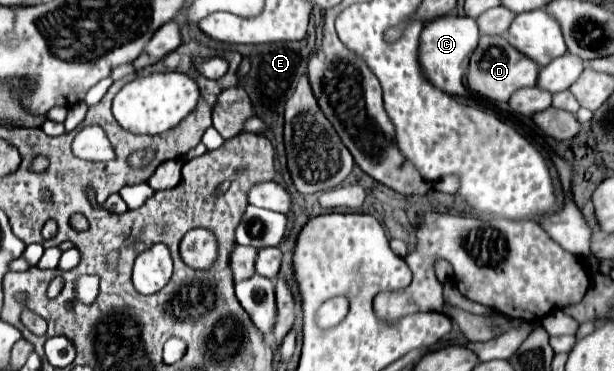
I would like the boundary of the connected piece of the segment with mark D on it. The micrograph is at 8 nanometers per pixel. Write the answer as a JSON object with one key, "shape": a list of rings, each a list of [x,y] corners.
{"shape":[[[483,35],[469,61],[467,85],[471,91],[487,97],[493,103],[507,103],[509,97],[517,89],[533,87],[537,83],[537,75],[539,75],[539,67],[531,59],[521,55],[519,51],[509,47],[505,37],[485,37]]]}

